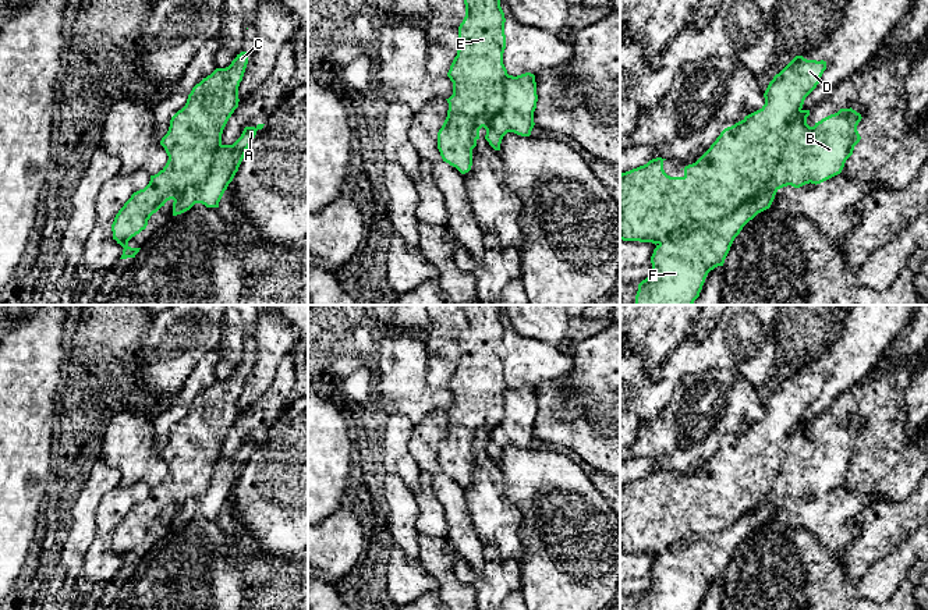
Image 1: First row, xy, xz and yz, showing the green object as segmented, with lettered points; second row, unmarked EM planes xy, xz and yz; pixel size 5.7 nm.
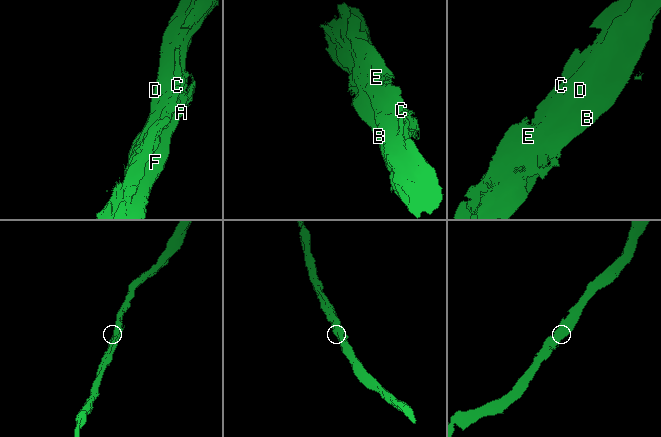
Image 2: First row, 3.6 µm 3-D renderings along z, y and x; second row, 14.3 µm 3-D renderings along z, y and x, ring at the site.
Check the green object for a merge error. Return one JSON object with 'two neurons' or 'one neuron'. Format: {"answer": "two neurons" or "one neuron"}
{"answer": "two neurons"}

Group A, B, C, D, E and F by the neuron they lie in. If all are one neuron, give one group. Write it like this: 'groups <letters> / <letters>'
groups A F / B C D E

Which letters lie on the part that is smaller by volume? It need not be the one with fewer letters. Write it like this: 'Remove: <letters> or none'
Remove: A, F

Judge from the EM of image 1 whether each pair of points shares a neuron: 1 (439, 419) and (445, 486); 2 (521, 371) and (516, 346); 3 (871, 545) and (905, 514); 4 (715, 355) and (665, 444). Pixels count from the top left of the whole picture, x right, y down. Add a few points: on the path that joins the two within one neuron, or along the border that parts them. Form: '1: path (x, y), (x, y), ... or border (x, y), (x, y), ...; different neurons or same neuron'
1: path (429, 436), (429, 464), (435, 470); same neuron
2: path (521, 365), (521, 351); same neuron
3: path (879, 536), (896, 520); same neuron
4: border (740, 372), (733, 368), (696, 368), (679, 382); different neurons

